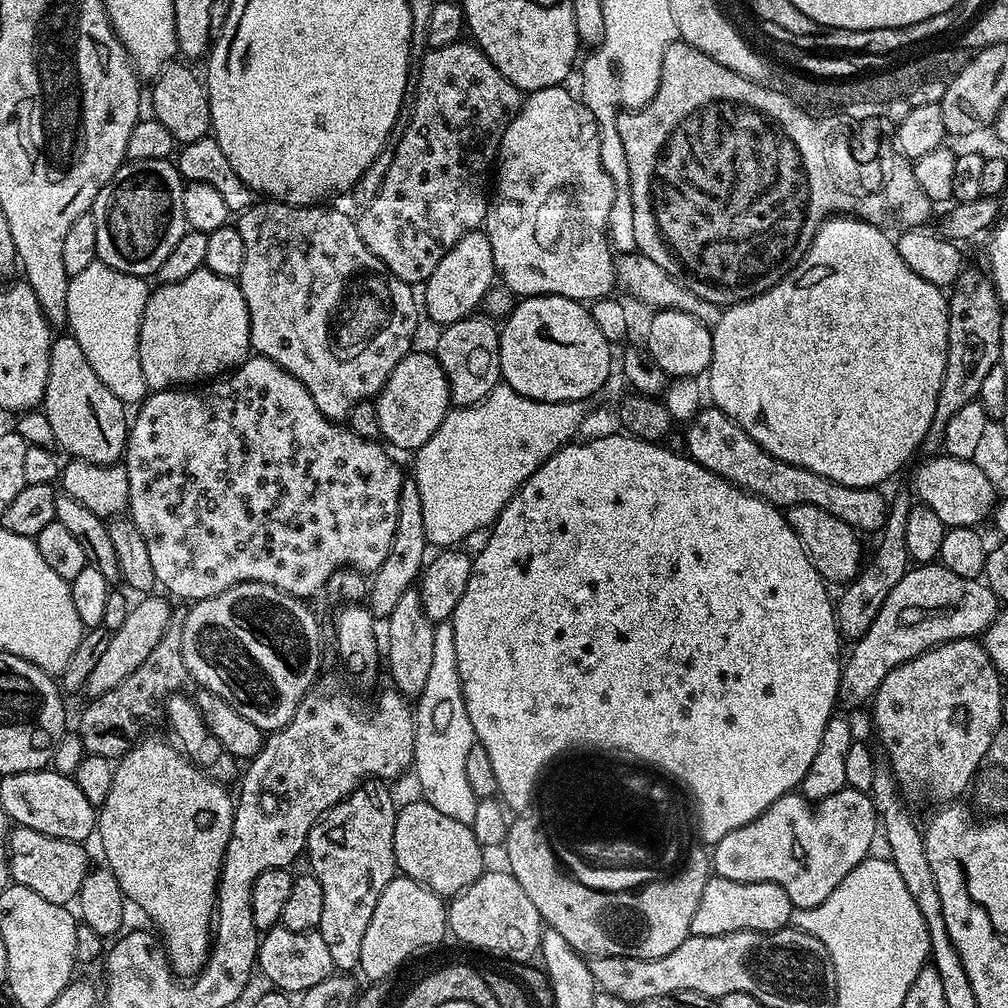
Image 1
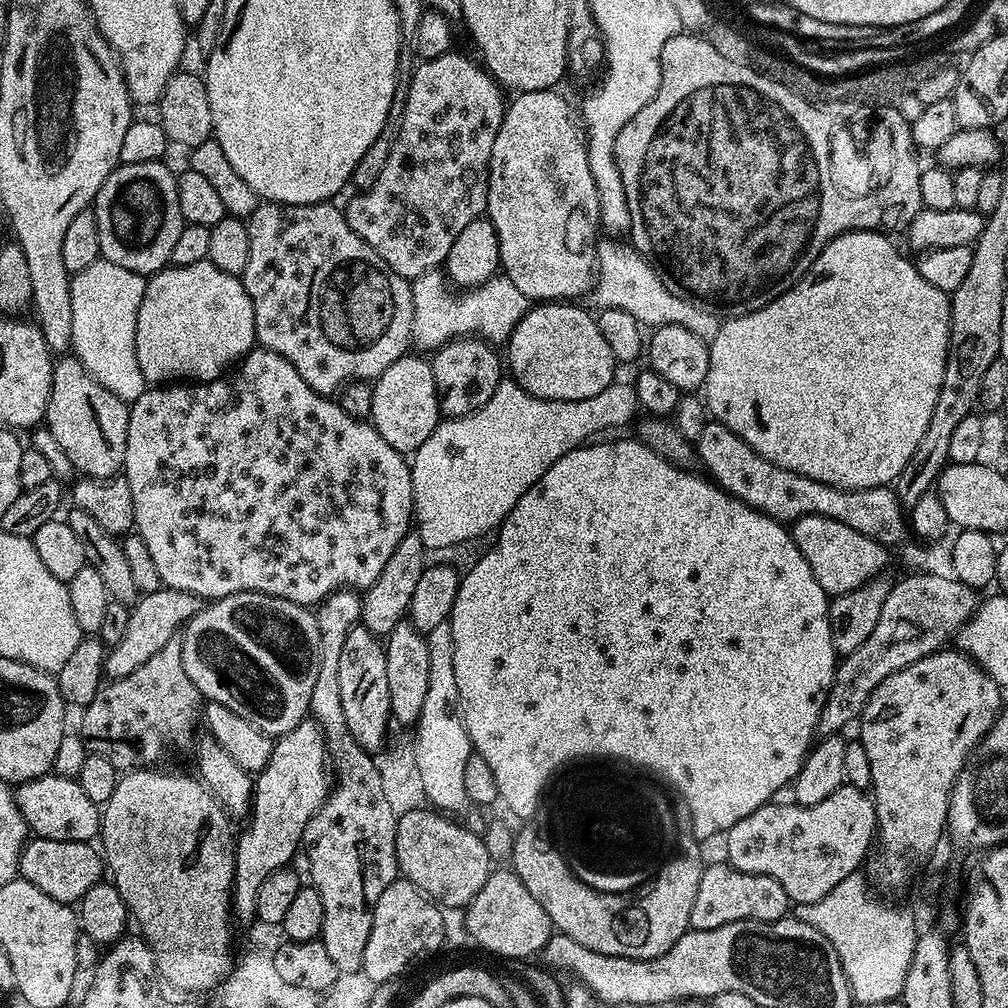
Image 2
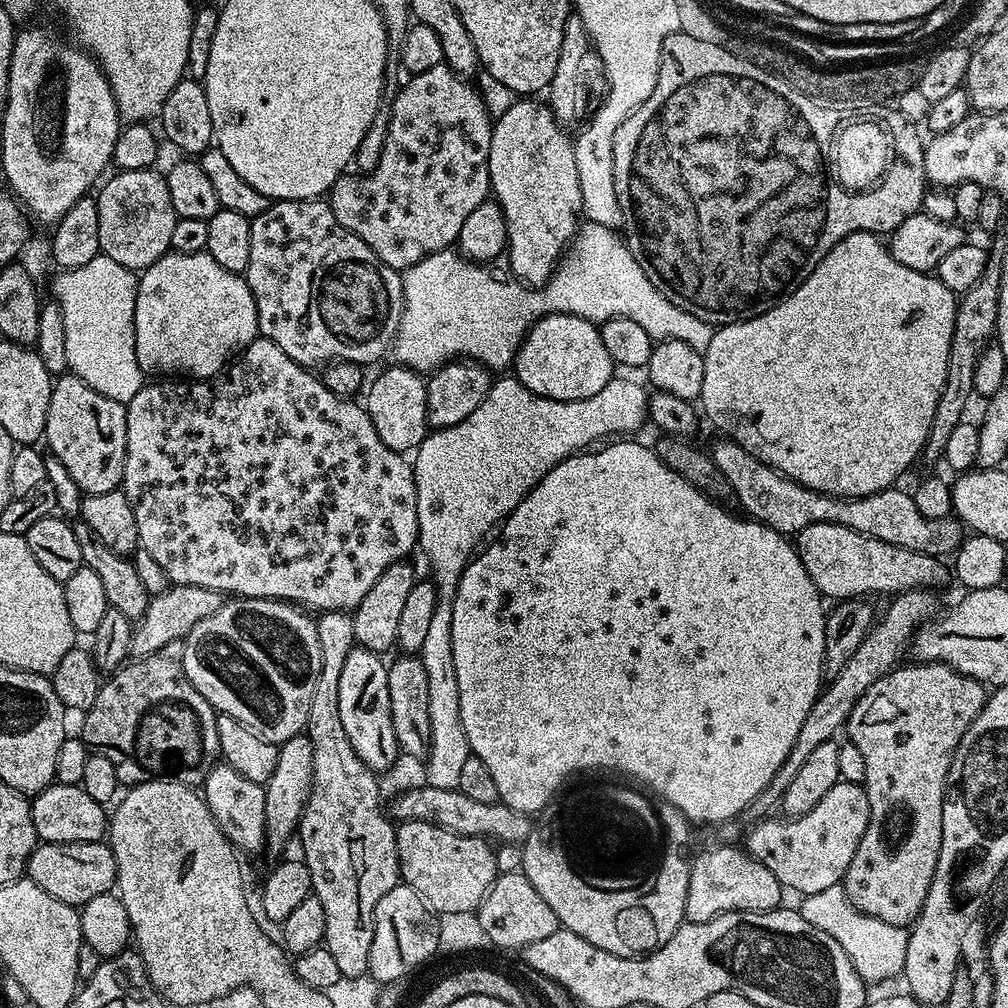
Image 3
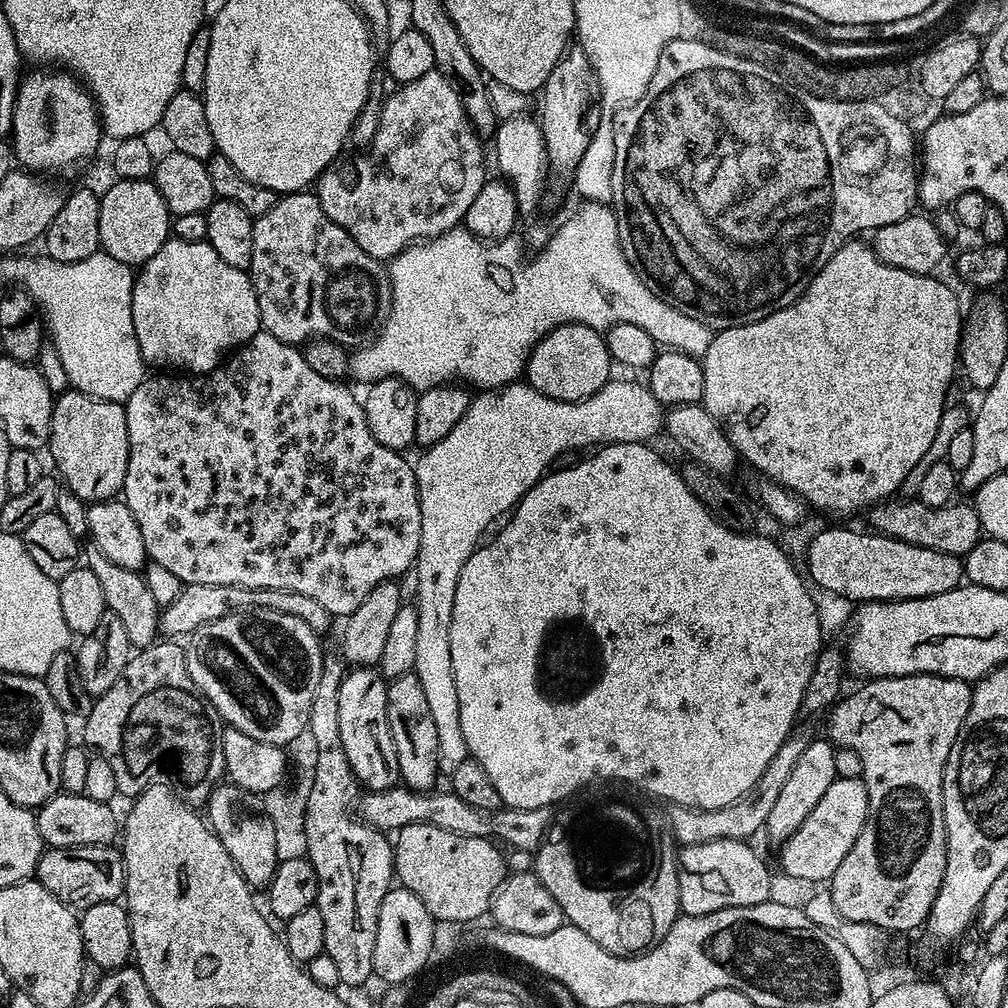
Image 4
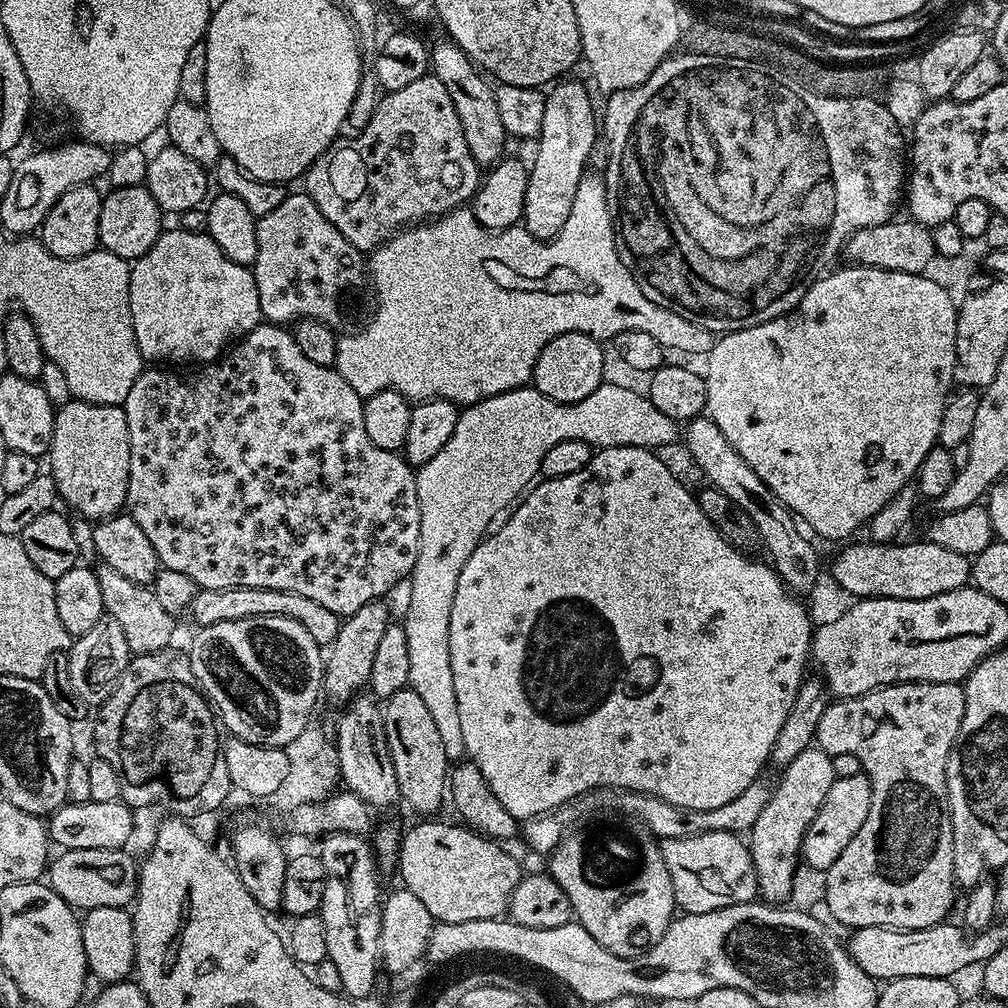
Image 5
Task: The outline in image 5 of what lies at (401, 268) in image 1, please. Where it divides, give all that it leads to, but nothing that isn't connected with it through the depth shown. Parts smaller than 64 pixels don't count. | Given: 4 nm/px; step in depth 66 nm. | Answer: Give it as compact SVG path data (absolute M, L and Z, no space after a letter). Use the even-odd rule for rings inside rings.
M431 74L418 78L418 82L410 82L410 86L402 86L402 90L397 92L384 92L380 97L378 106L374 110L374 116L366 126L358 132L357 140L352 140L349 144L343 142L323 152L313 164L308 167L308 171L302 177L303 191L308 193L309 198L326 214L326 218L346 239L355 246L362 254L371 253L372 249L380 247L389 236L413 222L424 222L429 218L435 218L452 209L461 207L465 202L471 201L476 194L476 189L480 186L482 179L481 165L477 164L474 154L470 154L470 146L466 146L466 138L462 134L462 122L458 122L458 114L454 111L454 102L450 102L450 94L442 82Z

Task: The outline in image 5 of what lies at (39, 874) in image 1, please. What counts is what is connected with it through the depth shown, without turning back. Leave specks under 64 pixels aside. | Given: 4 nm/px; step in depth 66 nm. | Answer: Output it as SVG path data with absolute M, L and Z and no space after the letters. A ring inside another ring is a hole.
M119 848L106 850L61 851L60 857L51 861L46 872L50 887L76 910L87 910L98 906L128 908L136 899L138 864L127 856L127 851Z

